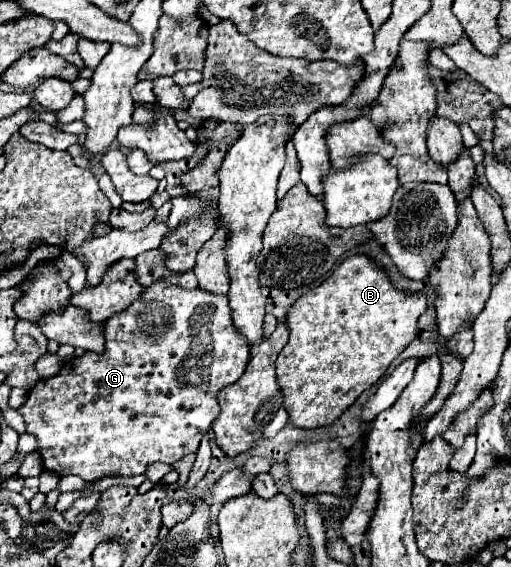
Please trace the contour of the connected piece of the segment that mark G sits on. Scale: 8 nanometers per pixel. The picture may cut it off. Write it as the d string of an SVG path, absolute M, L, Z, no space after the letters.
M155 283L155 287L147 287L147 291L143 291L143 299L139 299L139 303L135 303L135 307L129 307L127 311L123 311L123 315L115 315L115 319L109 319L105 323L105 339L107 339L107 349L103 355L97 355L93 351L85 351L81 357L69 359L65 361L61 373L57 373L55 377L49 379L41 379L31 391L27 401L17 409L27 425L27 433L37 437L37 453L41 455L43 461L43 469L45 471L53 471L57 475L77 475L87 483L99 481L103 477L113 477L113 475L123 475L123 477L133 477L133 475L143 475L145 469L157 461L161 463L175 463L179 461L183 455L187 453L195 453L201 437L211 429L213 421L219 417L219 401L217 401L217 393L227 387L233 385L245 371L247 363L249 363L249 347L247 347L247 339L243 339L239 335L239 331L235 331L233 323L231 323L231 313L229 313L229 303L225 295L211 295L207 291L183 291L181 287L167 287L165 283Z

